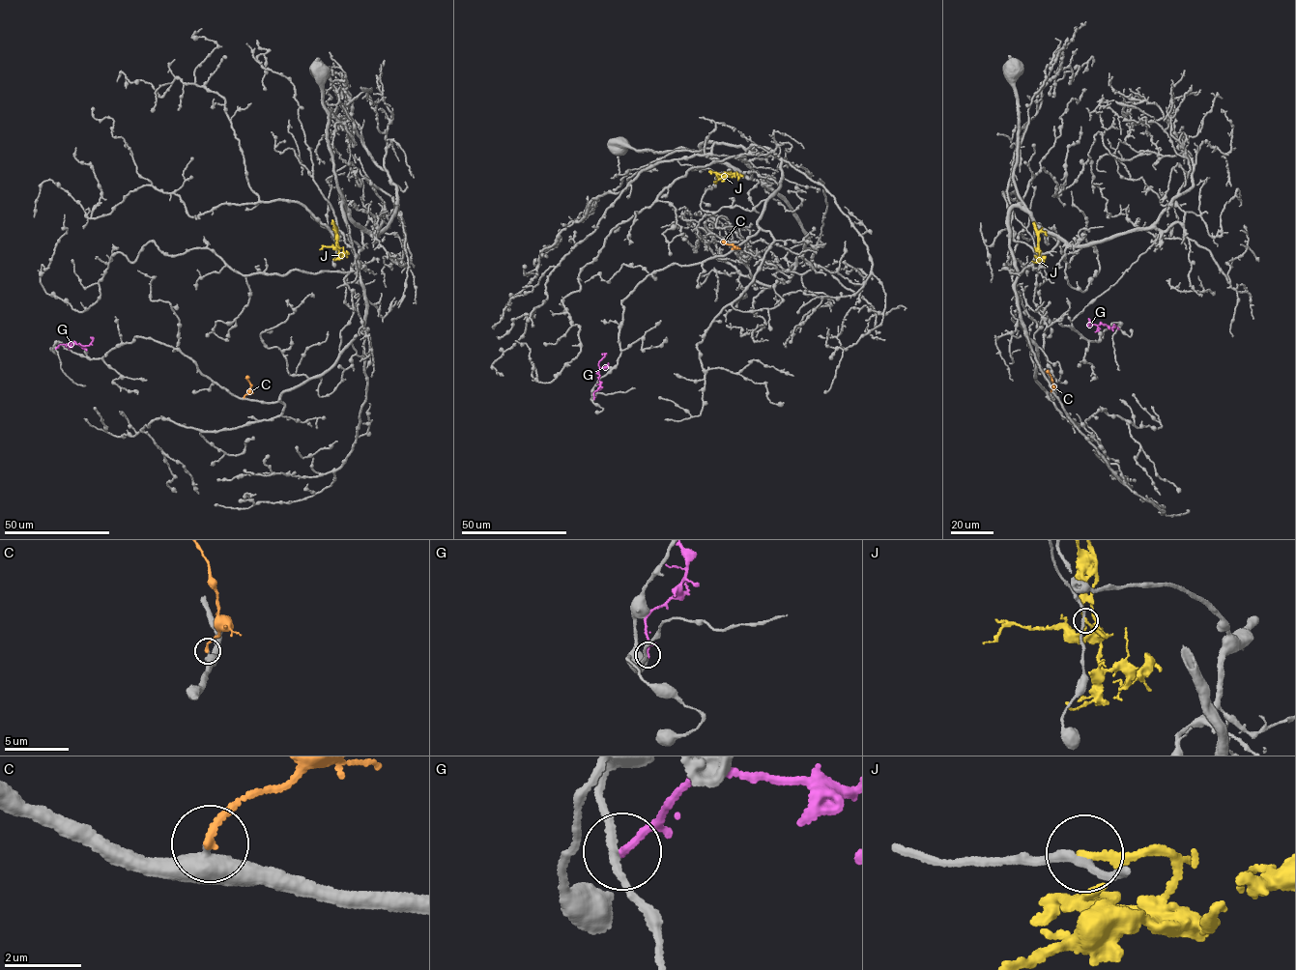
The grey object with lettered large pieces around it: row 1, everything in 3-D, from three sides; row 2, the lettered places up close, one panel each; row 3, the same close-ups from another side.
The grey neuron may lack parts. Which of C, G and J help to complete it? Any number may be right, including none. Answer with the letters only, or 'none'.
C

